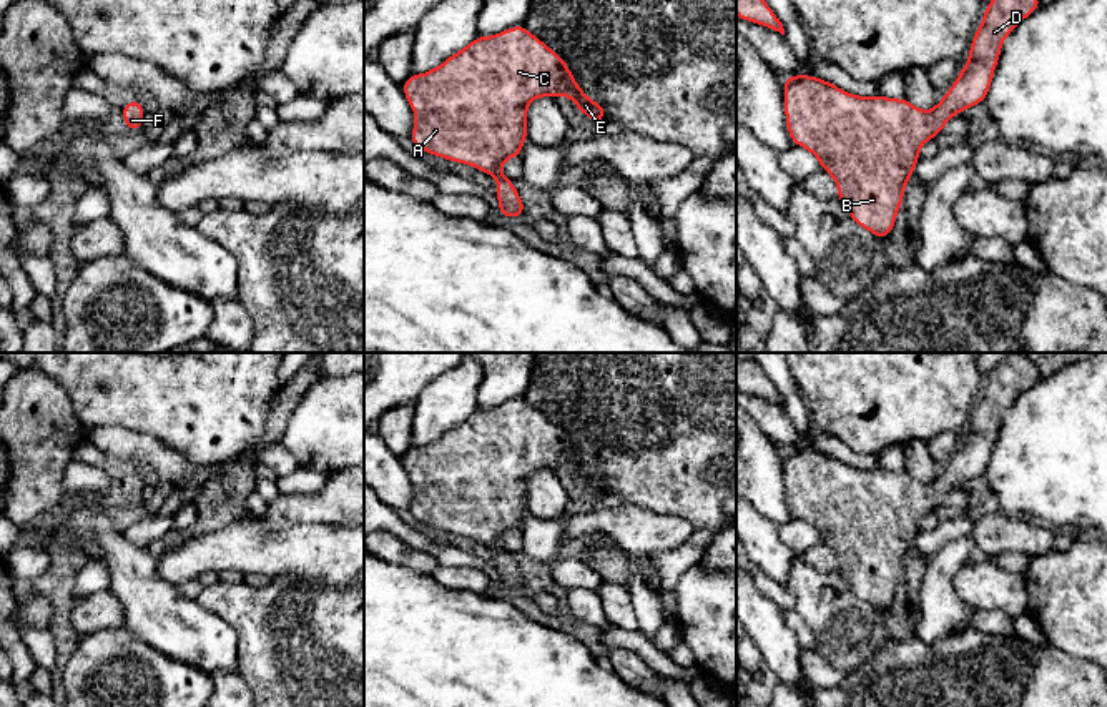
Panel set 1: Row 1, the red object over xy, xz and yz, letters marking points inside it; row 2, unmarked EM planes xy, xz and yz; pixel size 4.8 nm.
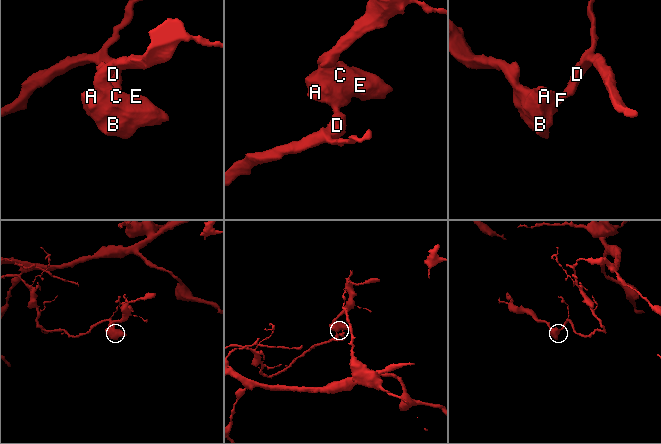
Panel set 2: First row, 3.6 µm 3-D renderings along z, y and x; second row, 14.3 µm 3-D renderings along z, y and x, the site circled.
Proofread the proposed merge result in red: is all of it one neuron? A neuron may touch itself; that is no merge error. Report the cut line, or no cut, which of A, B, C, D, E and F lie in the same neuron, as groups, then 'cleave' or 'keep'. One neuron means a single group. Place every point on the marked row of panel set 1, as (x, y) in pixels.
no cut | A B C D E F | keep

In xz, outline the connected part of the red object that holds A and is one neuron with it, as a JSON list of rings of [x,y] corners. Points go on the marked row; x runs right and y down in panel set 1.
[[[524,25],[490,37],[475,37],[465,48],[450,55],[437,68],[411,73],[401,85],[414,115],[409,140],[421,151],[449,161],[470,165],[497,181],[497,205],[504,218],[517,220],[527,213],[515,183],[502,175],[507,158],[520,158],[527,136],[527,108],[534,98],[567,95],[597,126],[603,125],[607,108],[593,101],[575,83],[565,60],[532,35]]]

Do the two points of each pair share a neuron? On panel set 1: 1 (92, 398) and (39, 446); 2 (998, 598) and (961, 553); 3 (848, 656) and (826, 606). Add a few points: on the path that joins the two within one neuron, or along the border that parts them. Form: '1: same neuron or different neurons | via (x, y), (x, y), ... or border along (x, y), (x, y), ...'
1: different neurons | border along (54, 380), (63, 390), (70, 410), (87, 431)
2: different neurons | border along (976, 554), (954, 578), (953, 589), (959, 599)
3: same neuron | via (846, 644), (846, 629), (838, 618)

